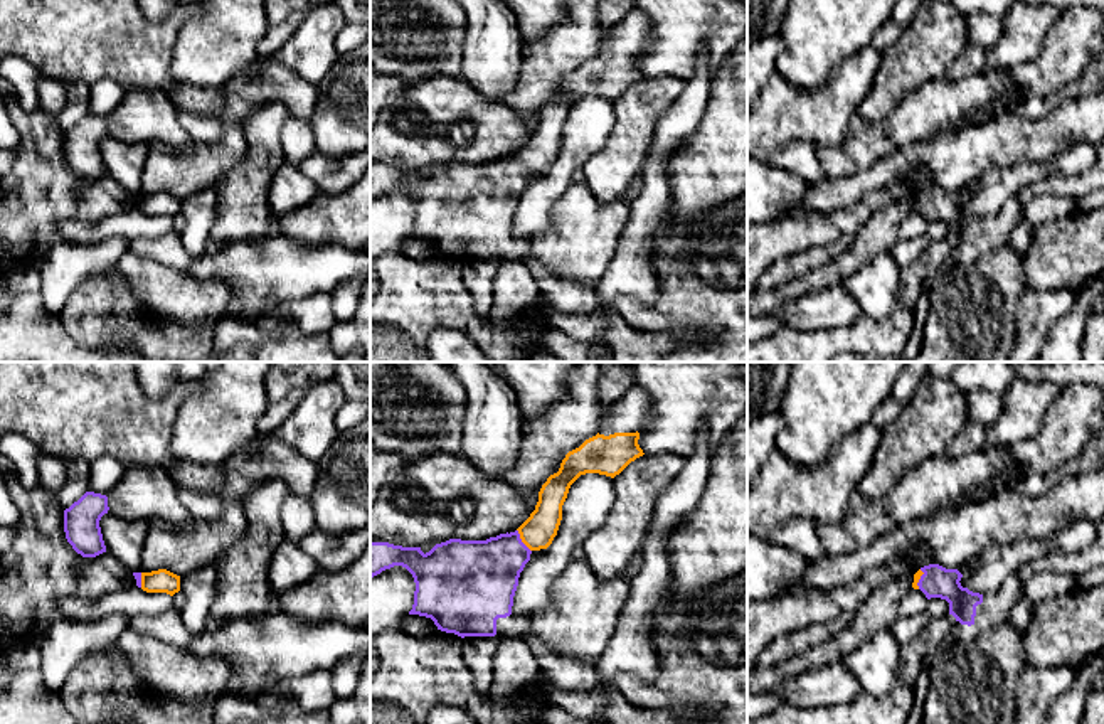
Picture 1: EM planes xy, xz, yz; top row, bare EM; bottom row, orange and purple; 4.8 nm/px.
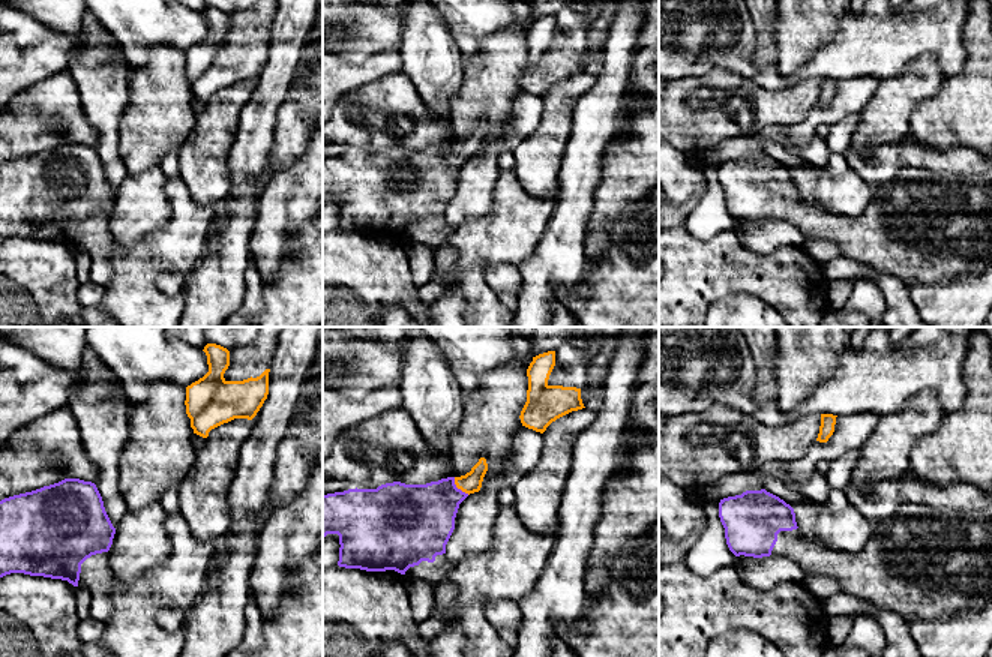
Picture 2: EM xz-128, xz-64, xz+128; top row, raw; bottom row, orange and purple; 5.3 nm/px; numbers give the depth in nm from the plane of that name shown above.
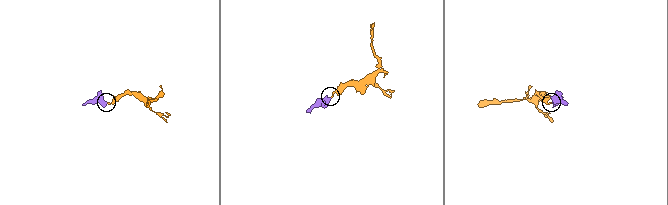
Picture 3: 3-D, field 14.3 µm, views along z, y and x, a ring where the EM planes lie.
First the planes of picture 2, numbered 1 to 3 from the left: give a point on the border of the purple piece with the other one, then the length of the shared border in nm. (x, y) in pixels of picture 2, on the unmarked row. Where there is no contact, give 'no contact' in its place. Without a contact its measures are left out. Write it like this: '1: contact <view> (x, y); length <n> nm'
1: no contact
2: contact xz-64 (458, 152); length 130 nm
3: no contact

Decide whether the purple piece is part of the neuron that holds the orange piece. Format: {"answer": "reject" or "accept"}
{"answer": "accept"}

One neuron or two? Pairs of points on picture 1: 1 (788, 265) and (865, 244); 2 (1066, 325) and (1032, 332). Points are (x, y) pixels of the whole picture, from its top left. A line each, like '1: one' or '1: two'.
1: two
2: two

